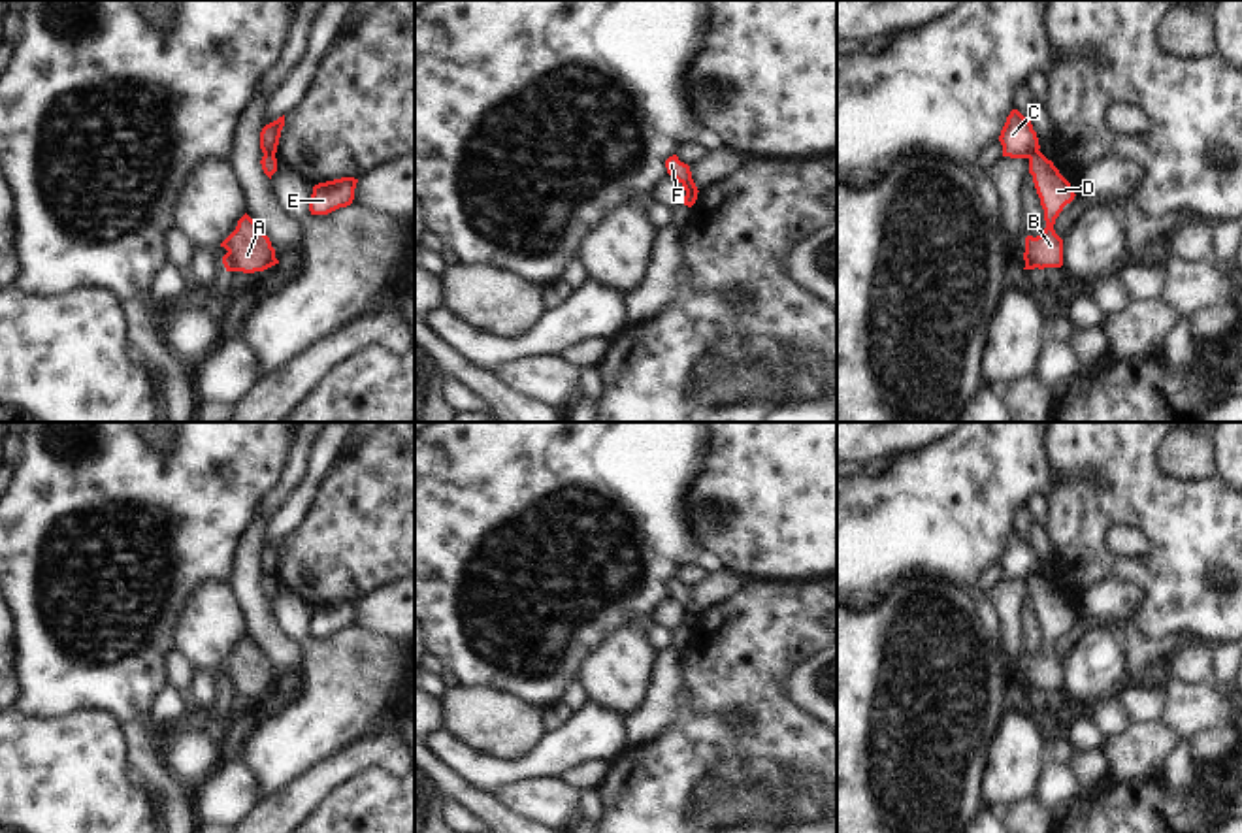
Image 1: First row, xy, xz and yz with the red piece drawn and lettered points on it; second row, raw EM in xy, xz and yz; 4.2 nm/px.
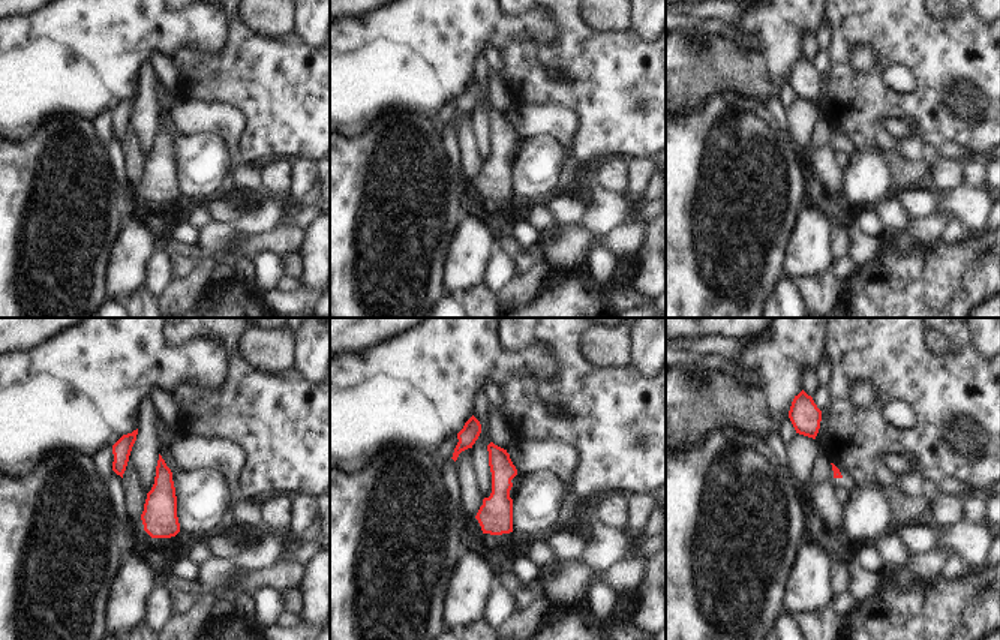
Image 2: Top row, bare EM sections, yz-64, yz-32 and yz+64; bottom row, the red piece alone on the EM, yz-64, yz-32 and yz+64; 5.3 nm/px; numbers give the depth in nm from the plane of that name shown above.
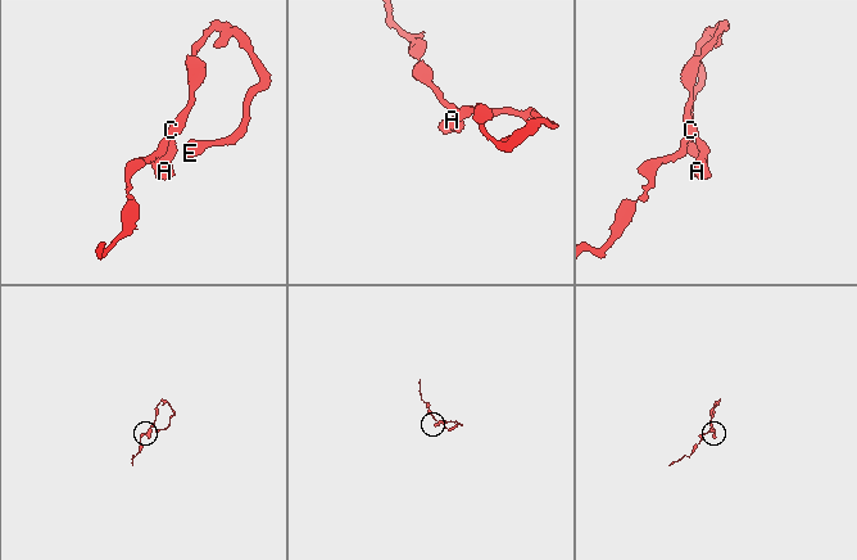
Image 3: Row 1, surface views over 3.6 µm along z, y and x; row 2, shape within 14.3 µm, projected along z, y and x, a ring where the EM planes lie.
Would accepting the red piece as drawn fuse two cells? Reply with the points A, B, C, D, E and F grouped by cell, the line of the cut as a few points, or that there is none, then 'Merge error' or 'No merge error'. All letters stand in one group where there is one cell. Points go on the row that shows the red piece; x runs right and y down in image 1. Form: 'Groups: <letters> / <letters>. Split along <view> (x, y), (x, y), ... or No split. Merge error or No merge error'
Groups: A B D / C E F. Split along xy (264, 153), (274, 157). Merge error.

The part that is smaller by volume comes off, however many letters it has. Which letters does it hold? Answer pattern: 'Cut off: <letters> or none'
Cut off: A, B, D

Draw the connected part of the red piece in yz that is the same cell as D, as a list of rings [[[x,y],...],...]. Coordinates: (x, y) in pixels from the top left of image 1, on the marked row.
[[[1040,151],[1029,156],[1029,173],[1044,209],[1046,228],[1037,237],[1025,237],[1023,270],[1061,268],[1063,239],[1055,234],[1054,224],[1063,207],[1074,200],[1074,188]]]

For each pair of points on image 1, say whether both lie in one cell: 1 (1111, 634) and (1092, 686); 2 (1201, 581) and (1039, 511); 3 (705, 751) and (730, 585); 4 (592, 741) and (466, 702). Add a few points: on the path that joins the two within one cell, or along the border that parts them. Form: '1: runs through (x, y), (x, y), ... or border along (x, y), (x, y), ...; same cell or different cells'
1: runs through (1105, 647), (1092, 673); same cell
2: border along (1048, 498), (1048, 519), (1045, 524); different cells
3: border along (747, 579), (700, 615); different cells
4: border along (545, 734), (530, 751), (507, 760); different cells

